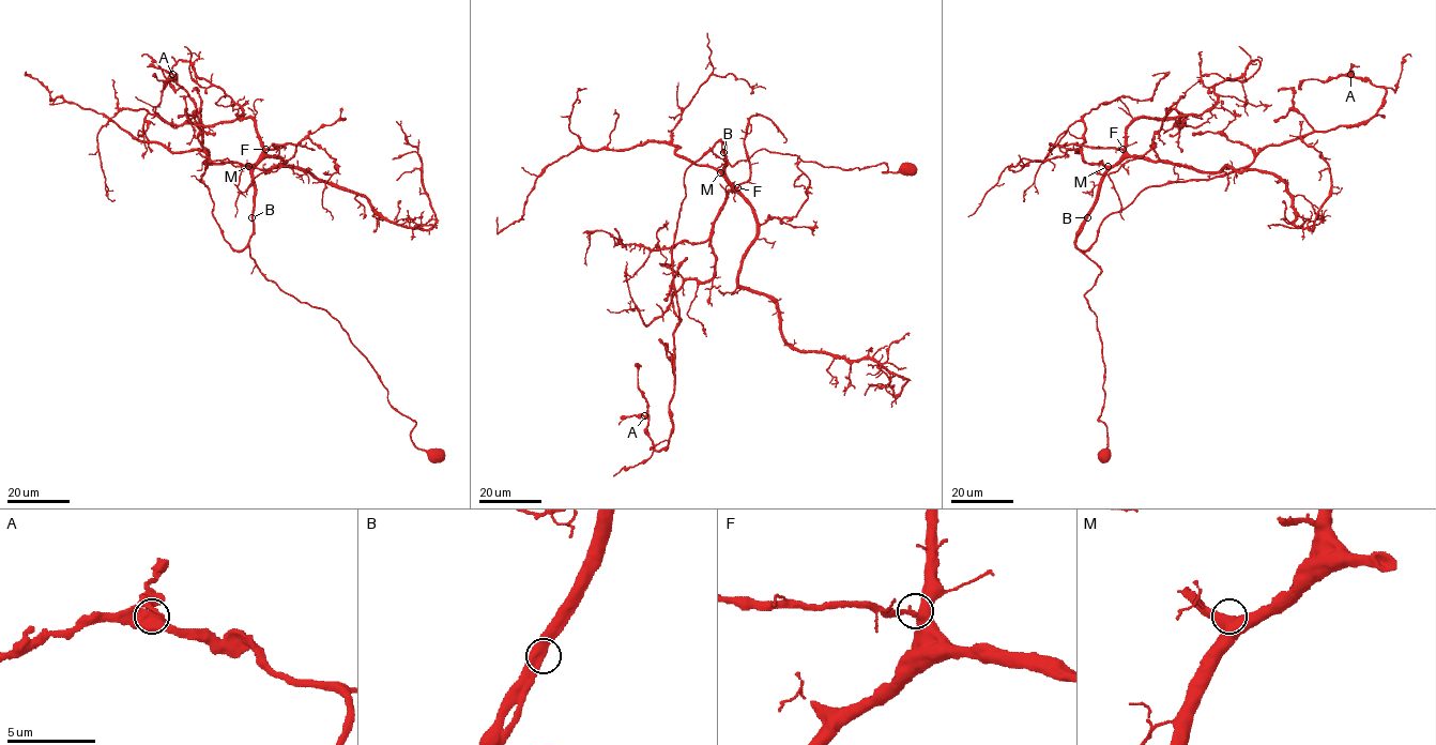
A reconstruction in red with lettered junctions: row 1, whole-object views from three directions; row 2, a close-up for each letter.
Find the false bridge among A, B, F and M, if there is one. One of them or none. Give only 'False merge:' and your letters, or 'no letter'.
False merge: no letter

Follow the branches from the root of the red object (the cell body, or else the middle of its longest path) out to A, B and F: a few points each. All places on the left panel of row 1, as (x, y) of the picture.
A: (440, 456), (414, 445), (416, 423), (341, 324), (224, 238), (200, 181), (197, 108), (172, 74)
B: (440, 456), (414, 445), (416, 423), (391, 405), (380, 376), (341, 324), (260, 272), (250, 257), (251, 217)
F: (440, 456), (414, 445), (416, 423), (391, 405), (341, 324), (285, 292), (250, 257), (253, 167), (265, 149)

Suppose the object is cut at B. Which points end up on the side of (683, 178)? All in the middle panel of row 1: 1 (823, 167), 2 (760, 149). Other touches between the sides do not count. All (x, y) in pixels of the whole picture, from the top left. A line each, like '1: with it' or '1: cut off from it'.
1: cut off from it
2: cut off from it

